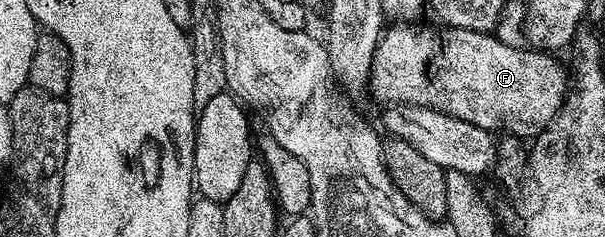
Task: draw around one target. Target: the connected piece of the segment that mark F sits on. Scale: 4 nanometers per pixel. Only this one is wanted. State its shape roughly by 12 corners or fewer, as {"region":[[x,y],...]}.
{"region":[[388,26],[369,92],[534,140],[569,71],[490,31]]}

